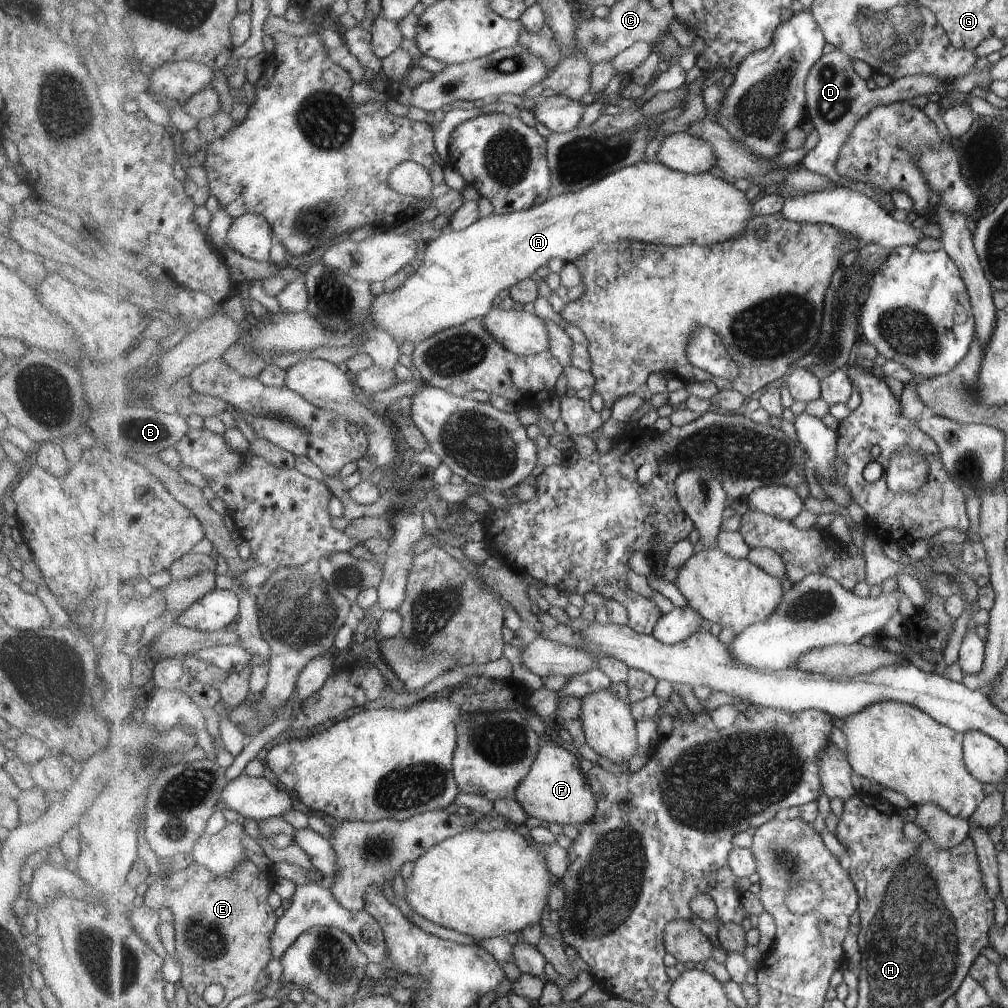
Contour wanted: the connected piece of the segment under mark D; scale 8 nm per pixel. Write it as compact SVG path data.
M829 49L822 56L821 60L811 68L809 78L805 82L805 90L807 90L807 98L809 98L809 114L817 128L819 142L813 150L803 156L799 163L807 169L813 170L813 172L829 176L837 186L841 184L845 188L853 188L857 192L863 192L863 194L871 196L873 200L877 200L889 212L889 208L892 207L893 203L888 192L881 195L875 194L871 184L843 178L837 172L839 152L841 152L843 144L847 142L847 138L851 136L851 132L857 126L857 122L863 116L867 116L867 112L871 112L879 104L891 104L891 102L901 102L901 100L911 101L919 96L928 96L930 94L937 94L943 97L951 94L951 92L969 93L975 86L989 85L991 82L993 82L993 76L991 76L991 70L988 69L963 78L957 78L951 84L947 80L935 78L935 76L929 76L929 74L917 74L915 76L894 79L886 87L876 87L871 90L867 86L867 79L865 80L863 76L859 76L857 70L853 68L851 56L847 56L841 50Z

